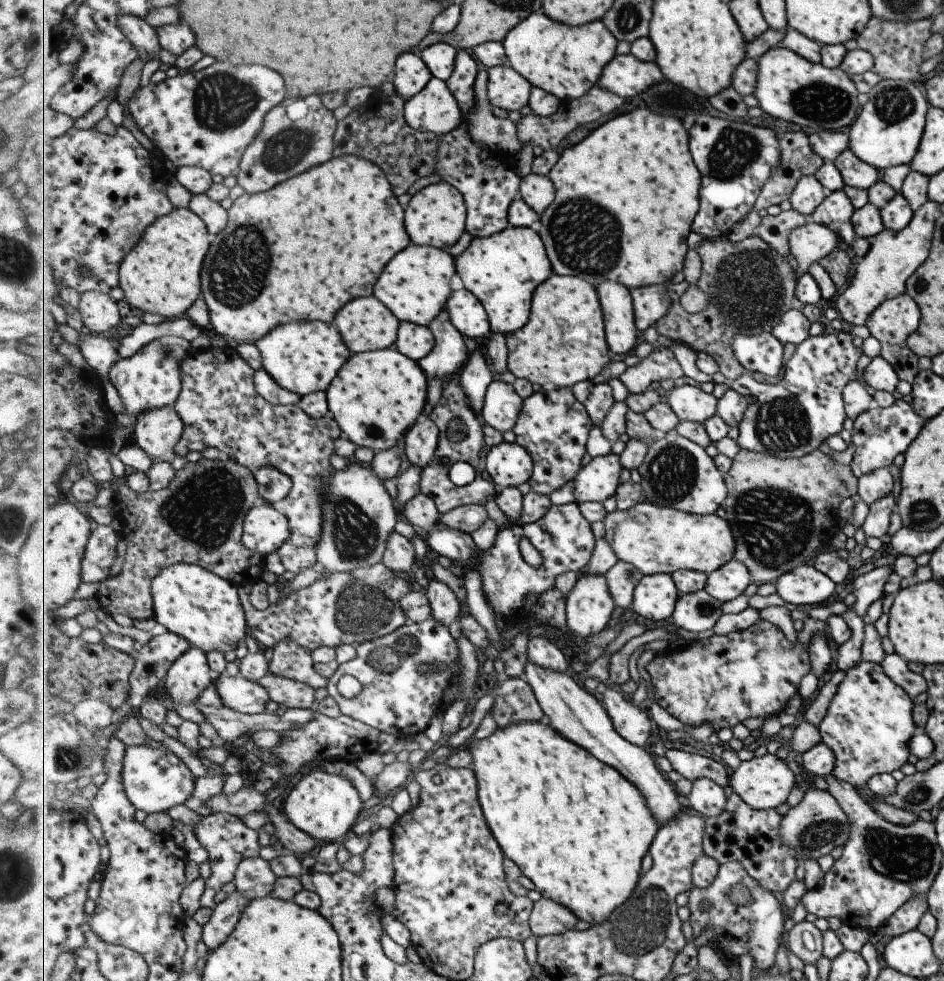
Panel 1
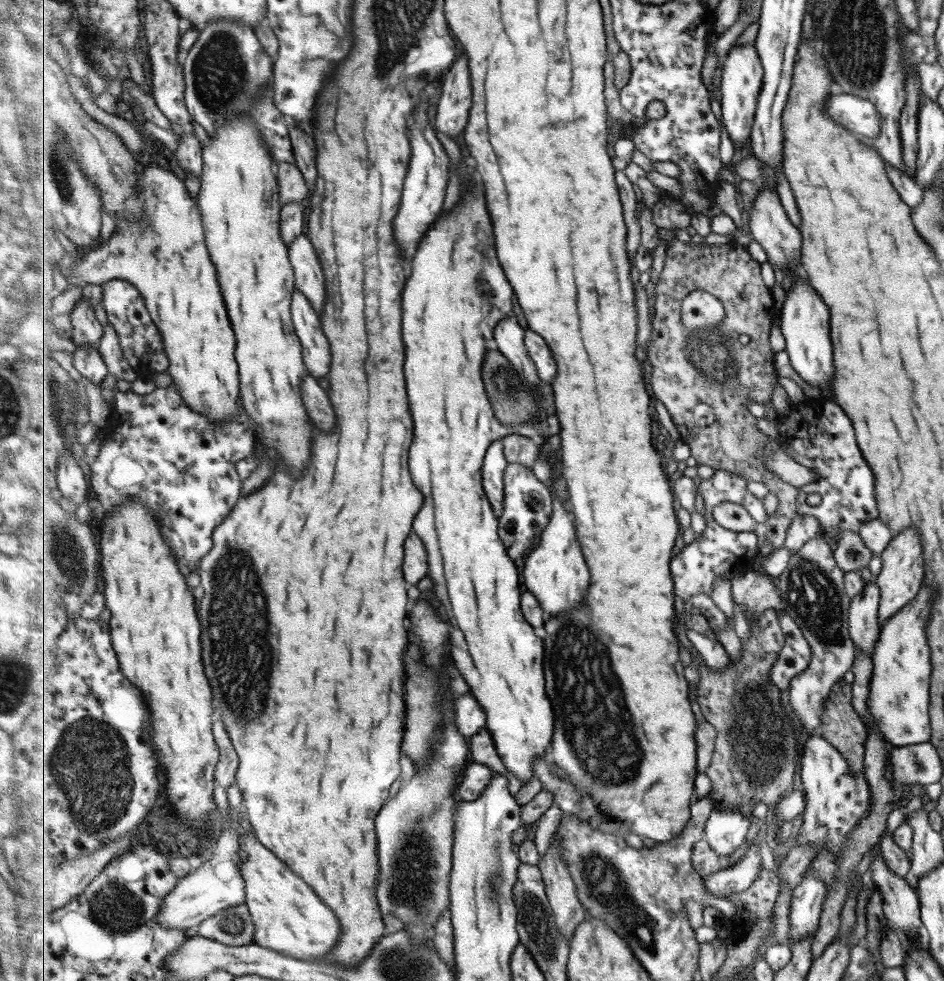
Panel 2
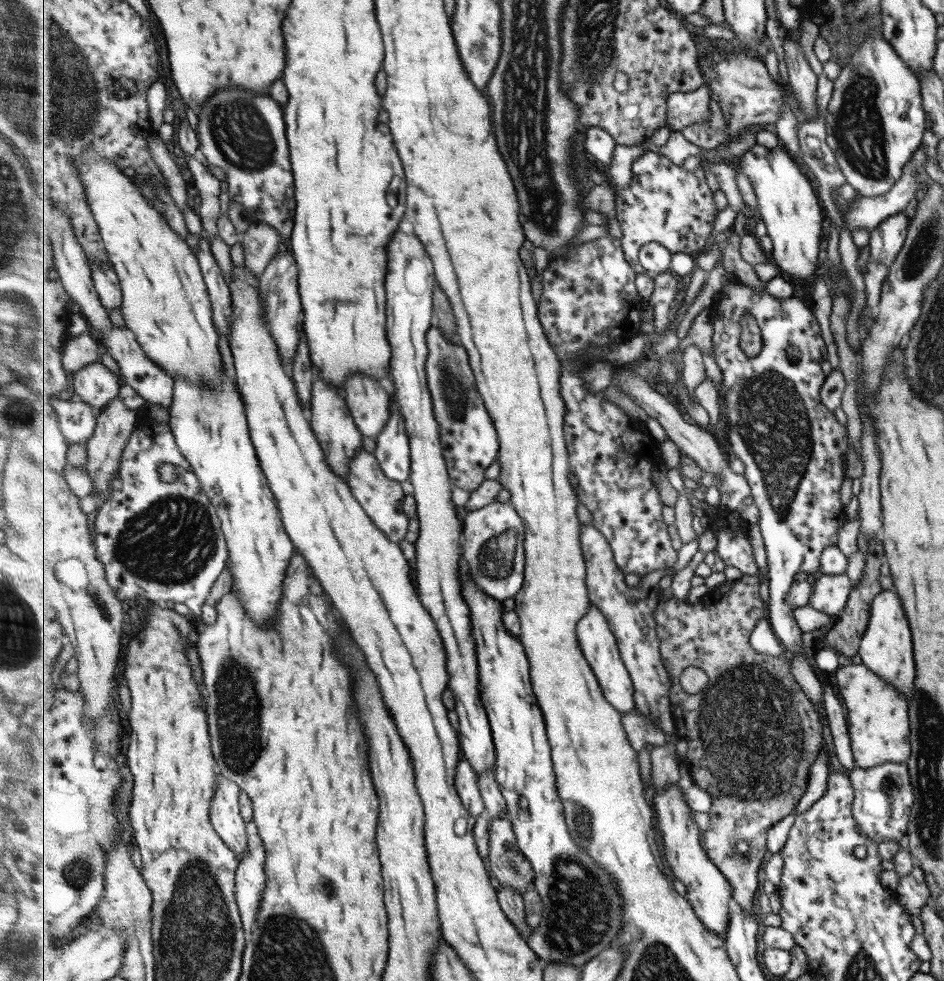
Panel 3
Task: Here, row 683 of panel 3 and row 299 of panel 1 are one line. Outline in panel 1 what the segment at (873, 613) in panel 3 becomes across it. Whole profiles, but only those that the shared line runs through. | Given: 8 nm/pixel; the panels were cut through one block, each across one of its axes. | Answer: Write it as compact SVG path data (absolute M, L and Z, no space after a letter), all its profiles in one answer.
M900 294L891 298L891 300L885 300L881 302L867 318L865 326L869 330L869 334L875 337L875 340L879 342L879 355L885 362L888 362L893 368L893 372L896 372L899 381L907 382L911 384L913 378L917 376L919 367L917 366L917 358L909 348L907 348L907 336L911 332L917 330L919 326L920 314L918 306L915 301L907 294Z

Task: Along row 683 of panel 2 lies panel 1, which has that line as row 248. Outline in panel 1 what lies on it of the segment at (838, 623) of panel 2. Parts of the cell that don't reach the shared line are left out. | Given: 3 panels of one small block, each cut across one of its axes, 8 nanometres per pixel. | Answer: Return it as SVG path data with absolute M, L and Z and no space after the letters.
M808 219L803 226L789 234L791 259L795 263L795 277L799 278L807 268L829 255L837 247L839 238L830 228Z

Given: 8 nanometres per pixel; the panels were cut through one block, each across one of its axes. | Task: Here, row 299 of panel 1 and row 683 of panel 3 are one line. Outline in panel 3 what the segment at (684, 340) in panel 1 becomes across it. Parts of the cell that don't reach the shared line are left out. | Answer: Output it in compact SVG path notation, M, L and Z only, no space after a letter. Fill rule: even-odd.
M737 579L729 581L727 583L721 583L715 588L708 591L701 600L696 603L688 603L685 600L680 600L675 597L667 602L660 602L656 605L655 620L657 620L657 630L659 636L659 652L663 657L663 663L667 668L670 678L672 680L670 700L672 702L672 708L674 709L674 720L677 728L677 733L681 739L686 741L688 750L683 763L688 763L690 766L690 773L695 780L695 783L703 790L709 791L713 796L713 807L708 813L711 816L711 826L709 830L704 833L704 848L708 852L709 858L724 872L724 875L728 877L729 882L732 884L733 889L733 901L736 906L740 906L741 909L752 912L753 909L753 896L755 892L759 890L759 870L761 870L761 864L767 856L767 832L773 829L773 826L779 821L782 821L785 816L792 814L793 810L796 810L796 805L801 800L802 792L806 788L806 779L808 778L808 767L813 763L819 748L821 748L821 723L820 716L817 710L813 708L813 704L807 700L807 696L803 694L801 690L801 684L797 682L797 678L793 676L793 664L771 664L773 656L769 654L761 654L753 648L751 644L751 635L757 626L757 622L761 618L767 618L767 608L765 609L765 601L761 600L749 600L743 596L743 590L737 590ZM723 606L727 608L727 616L729 614L745 614L743 618L724 618ZM691 666L697 666L702 668L709 675L710 681L707 688L703 692L697 694L689 694L685 692L681 687L681 681L679 677L683 674L683 670Z

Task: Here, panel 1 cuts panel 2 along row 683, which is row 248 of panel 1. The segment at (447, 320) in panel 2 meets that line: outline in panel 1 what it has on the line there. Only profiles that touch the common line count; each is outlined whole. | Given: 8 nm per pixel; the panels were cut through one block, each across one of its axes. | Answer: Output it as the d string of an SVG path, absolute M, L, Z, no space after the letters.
M513 227L490 237L473 238L456 260L458 276L467 290L480 297L494 334L513 334L525 328L537 288L555 274L548 249L533 228Z

